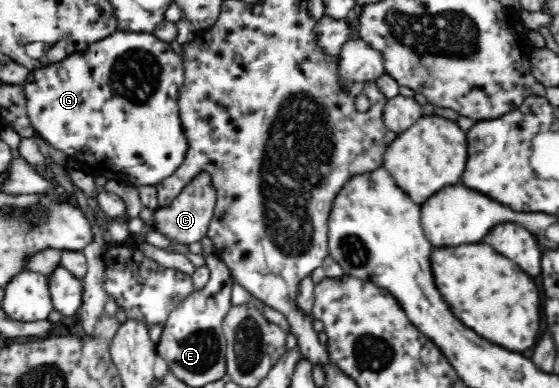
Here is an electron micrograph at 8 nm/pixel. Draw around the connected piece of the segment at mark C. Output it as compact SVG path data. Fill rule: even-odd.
M207 172L199 173L191 186L185 187L169 207L153 210L151 217L152 230L161 233L169 244L188 245L207 236L206 229L209 225L215 207L215 194L211 187L211 178Z

